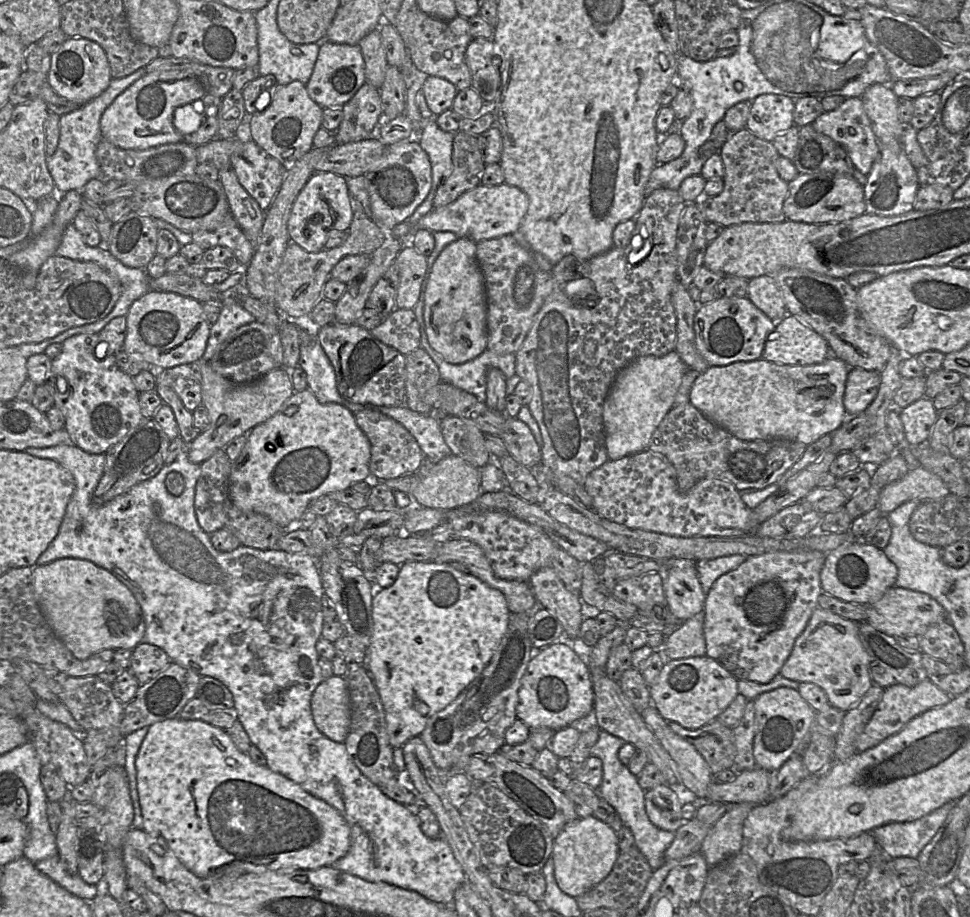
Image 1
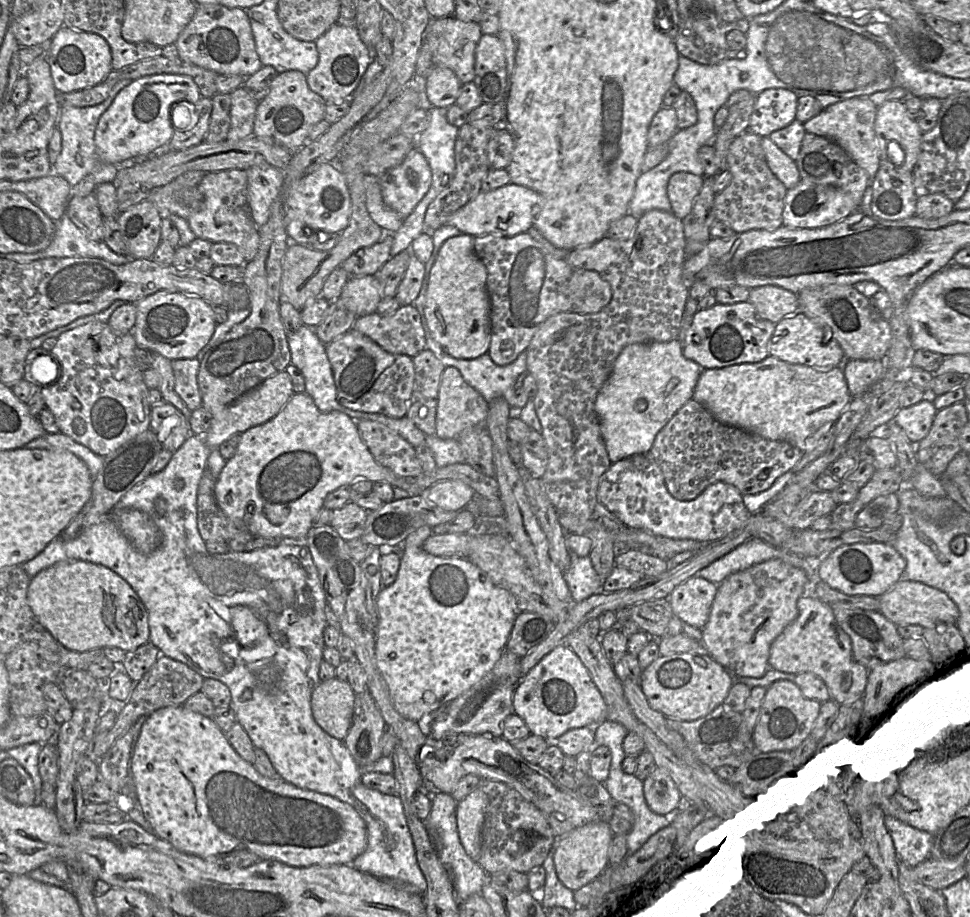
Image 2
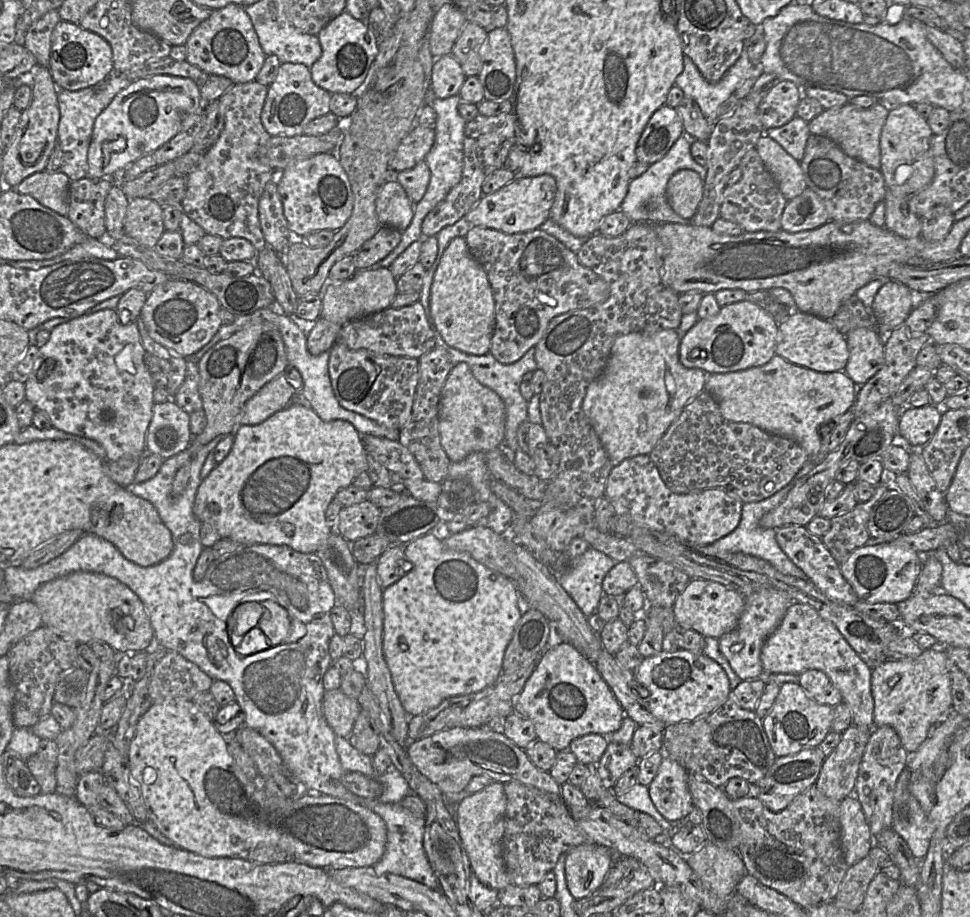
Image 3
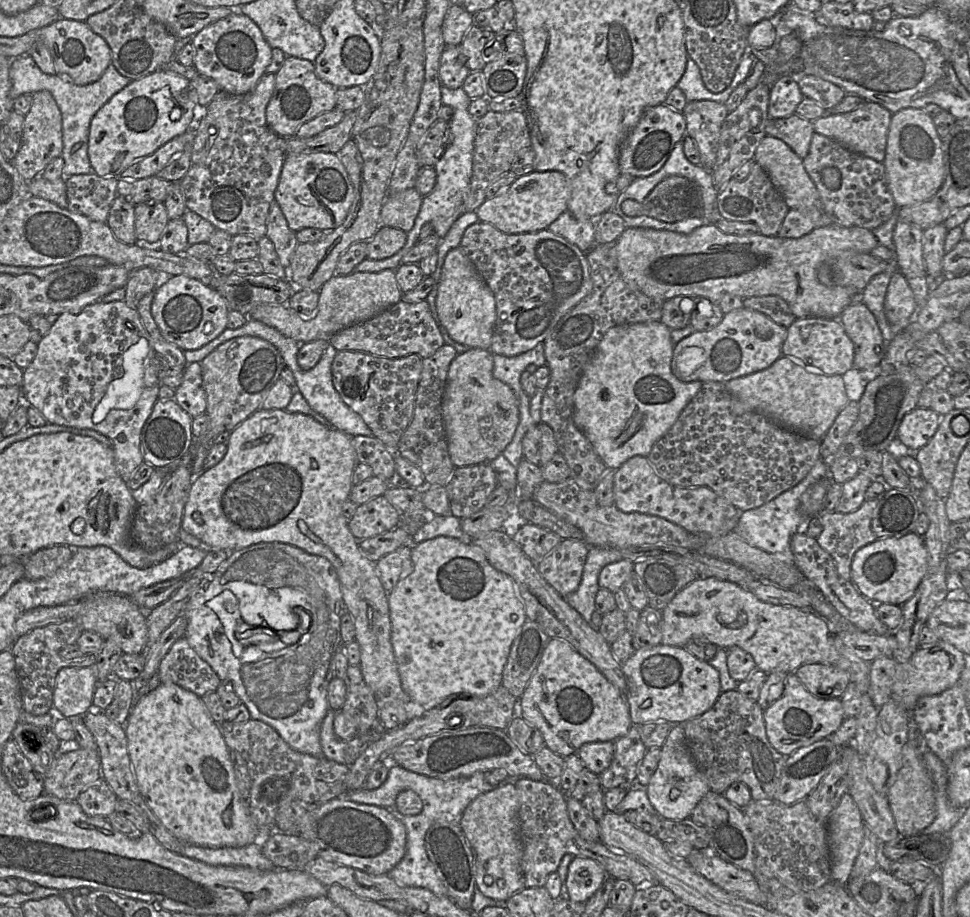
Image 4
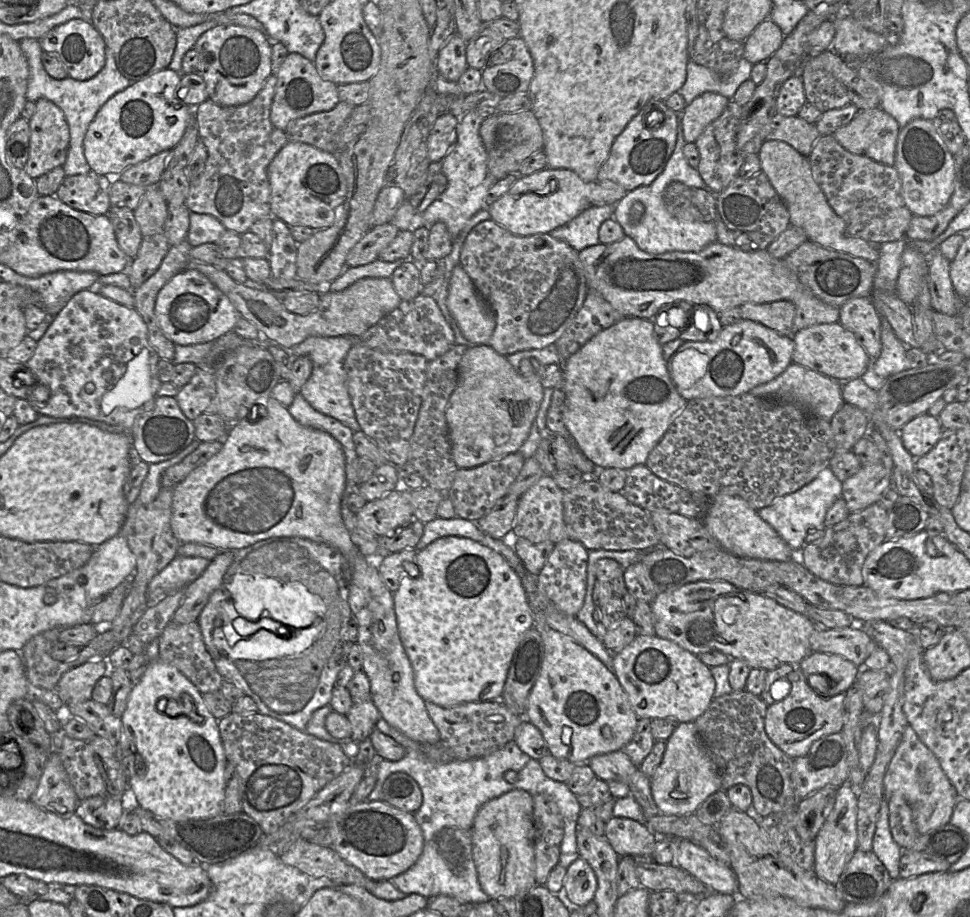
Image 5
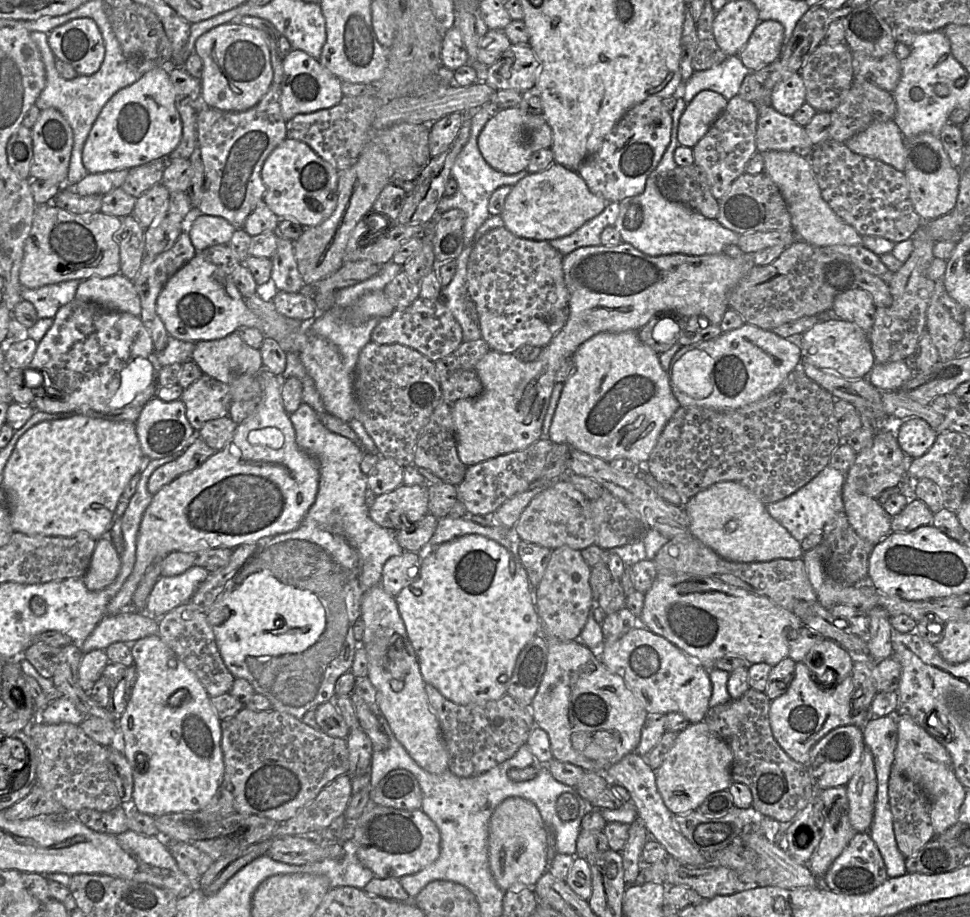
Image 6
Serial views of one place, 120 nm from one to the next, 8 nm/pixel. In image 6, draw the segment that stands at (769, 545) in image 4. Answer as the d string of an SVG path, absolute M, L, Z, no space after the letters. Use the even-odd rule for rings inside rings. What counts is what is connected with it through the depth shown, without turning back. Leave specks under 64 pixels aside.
M828 464L810 482L789 497L767 504L767 511L801 543L809 534L823 532L828 521L845 512L842 498L845 475Z

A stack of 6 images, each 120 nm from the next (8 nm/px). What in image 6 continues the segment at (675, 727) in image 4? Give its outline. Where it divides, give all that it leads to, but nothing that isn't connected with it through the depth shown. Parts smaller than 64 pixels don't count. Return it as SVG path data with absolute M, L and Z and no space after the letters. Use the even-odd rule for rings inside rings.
M704 722L690 723L677 733L662 764L655 770L656 785L666 807L675 815L697 810L705 798L732 784L730 746Z

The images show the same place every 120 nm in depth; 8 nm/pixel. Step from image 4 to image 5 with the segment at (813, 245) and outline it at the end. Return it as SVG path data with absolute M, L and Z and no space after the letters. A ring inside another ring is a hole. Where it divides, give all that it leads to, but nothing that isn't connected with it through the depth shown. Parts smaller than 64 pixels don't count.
M624 236L611 244L598 243L578 252L588 289L596 290L624 318L653 319L654 315L676 302L686 302L694 307L709 307L717 314L745 303L764 304L779 300L792 302L796 307L793 322L794 333L819 324L837 323L840 308L829 305L801 283L784 258L773 257L768 250L744 251L715 241L699 252L671 251L652 254L641 250L636 242Z

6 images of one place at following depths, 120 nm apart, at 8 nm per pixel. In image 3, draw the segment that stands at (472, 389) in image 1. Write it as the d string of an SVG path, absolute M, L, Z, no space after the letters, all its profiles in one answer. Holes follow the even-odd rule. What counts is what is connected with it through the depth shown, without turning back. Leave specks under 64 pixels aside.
M434 331L436 347L445 349L451 356L454 363L465 362L468 364L473 376L484 386L492 389L502 399L505 405L506 423L505 437L503 439L502 448L516 451L519 446L517 442L517 429L521 423L527 420L527 404L528 402L520 393L520 384L522 377L527 372L534 372L537 369L535 361L535 347L531 347L518 361L511 364L503 364L495 359L490 353L483 355L472 355L462 352L456 348L449 346L441 337L438 331Z

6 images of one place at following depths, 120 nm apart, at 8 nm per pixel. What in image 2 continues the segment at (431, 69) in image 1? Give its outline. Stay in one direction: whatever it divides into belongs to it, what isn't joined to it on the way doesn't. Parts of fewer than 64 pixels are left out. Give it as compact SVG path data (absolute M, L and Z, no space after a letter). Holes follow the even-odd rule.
M455 16L431 18L424 33L433 64L451 69L461 83L474 80L475 49L483 33L477 22L465 22Z

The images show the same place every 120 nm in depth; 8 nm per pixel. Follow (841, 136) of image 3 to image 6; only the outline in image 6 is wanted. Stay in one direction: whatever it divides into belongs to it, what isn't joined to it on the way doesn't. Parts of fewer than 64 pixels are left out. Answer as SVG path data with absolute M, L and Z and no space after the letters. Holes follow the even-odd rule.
M893 120L873 121L844 144L856 154L880 160L901 172L905 169L905 138Z

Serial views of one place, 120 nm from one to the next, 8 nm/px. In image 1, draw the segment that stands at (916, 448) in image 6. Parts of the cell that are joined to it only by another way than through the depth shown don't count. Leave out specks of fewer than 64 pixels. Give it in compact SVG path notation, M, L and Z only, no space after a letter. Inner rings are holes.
M926 397L899 410L908 445L918 446L927 443L937 421L938 413L933 405L933 399Z

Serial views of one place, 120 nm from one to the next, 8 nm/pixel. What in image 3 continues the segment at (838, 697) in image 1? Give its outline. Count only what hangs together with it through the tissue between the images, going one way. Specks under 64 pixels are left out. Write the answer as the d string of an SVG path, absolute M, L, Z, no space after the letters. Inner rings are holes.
M793 602L779 627L766 639L760 654L765 673L799 675L816 669L823 671L841 692L848 705L852 723L874 729L874 701L871 693L871 668L849 645L836 626L808 604Z

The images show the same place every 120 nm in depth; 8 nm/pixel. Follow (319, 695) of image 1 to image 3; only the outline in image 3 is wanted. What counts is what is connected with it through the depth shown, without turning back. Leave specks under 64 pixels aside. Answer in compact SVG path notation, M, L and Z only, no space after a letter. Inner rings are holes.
M340 688L324 692L322 712L336 735L348 738L360 711L358 700L347 696Z

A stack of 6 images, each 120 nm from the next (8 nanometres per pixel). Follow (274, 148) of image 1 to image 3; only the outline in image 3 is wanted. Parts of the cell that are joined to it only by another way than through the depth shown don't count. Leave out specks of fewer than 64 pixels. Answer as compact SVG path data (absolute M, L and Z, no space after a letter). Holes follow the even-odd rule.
M281 63L278 74L268 89L261 114L262 124L271 136L293 137L304 134L304 128L310 121L330 112L330 98L330 92L314 83L308 66Z

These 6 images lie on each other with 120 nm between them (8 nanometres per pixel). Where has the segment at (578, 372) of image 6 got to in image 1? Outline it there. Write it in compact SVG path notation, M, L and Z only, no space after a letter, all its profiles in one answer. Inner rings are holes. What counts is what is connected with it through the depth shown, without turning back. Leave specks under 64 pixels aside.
M674 350L662 357L639 357L618 373L603 409L605 443L610 460L619 460L649 448L654 432L675 405L677 392L688 368Z

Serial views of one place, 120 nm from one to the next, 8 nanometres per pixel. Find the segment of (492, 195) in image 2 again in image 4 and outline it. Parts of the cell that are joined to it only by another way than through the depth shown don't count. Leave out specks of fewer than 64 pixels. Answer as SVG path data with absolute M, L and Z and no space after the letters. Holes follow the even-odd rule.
M532 171L517 177L514 182L493 198L486 199L475 211L481 222L490 223L506 234L532 233L547 229L560 214L567 211L570 198L570 185L567 177L560 171Z

